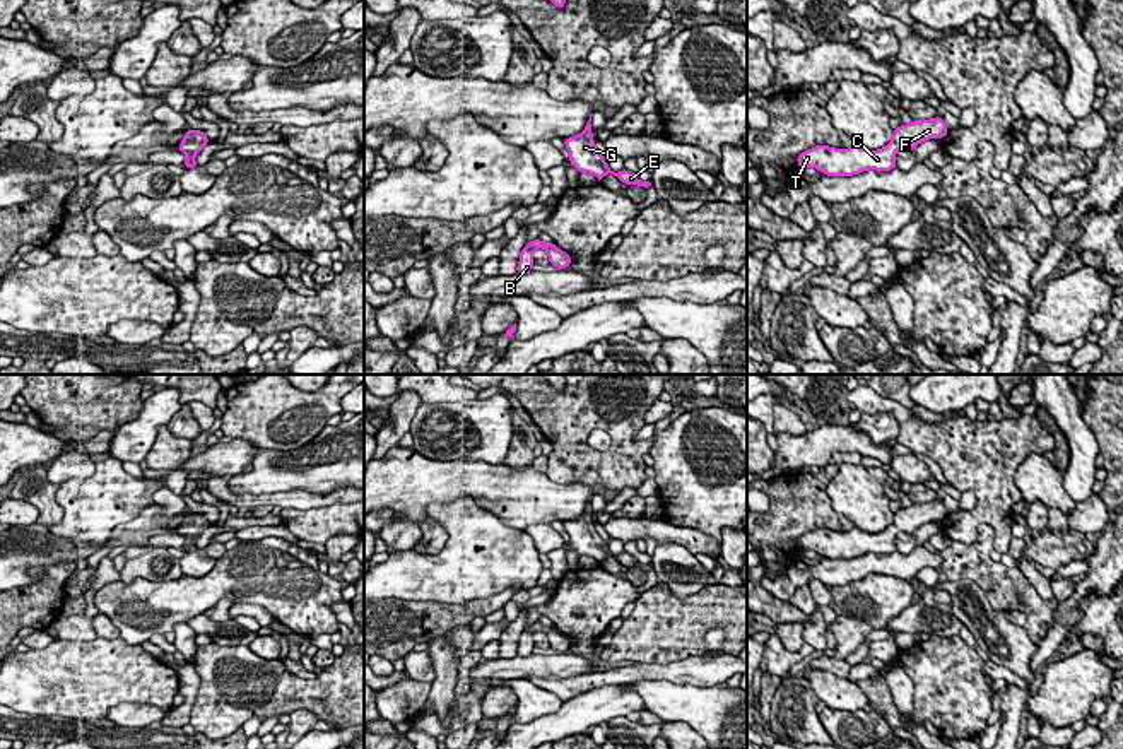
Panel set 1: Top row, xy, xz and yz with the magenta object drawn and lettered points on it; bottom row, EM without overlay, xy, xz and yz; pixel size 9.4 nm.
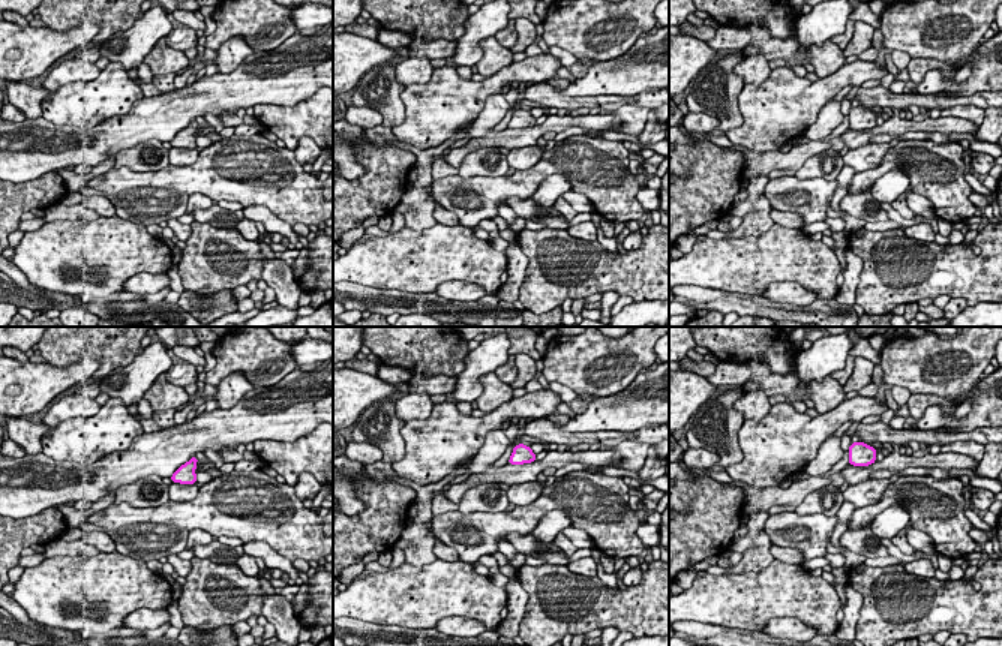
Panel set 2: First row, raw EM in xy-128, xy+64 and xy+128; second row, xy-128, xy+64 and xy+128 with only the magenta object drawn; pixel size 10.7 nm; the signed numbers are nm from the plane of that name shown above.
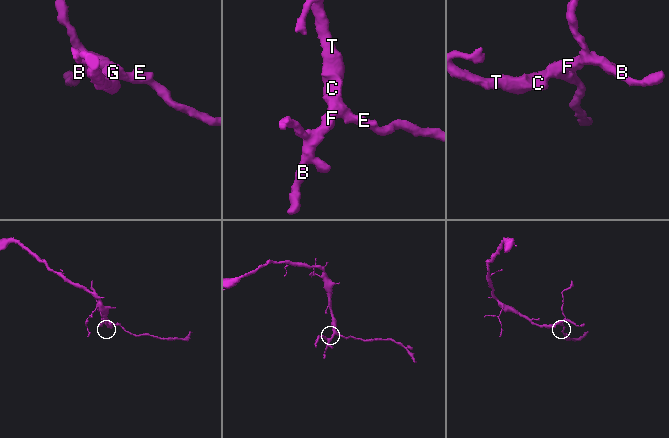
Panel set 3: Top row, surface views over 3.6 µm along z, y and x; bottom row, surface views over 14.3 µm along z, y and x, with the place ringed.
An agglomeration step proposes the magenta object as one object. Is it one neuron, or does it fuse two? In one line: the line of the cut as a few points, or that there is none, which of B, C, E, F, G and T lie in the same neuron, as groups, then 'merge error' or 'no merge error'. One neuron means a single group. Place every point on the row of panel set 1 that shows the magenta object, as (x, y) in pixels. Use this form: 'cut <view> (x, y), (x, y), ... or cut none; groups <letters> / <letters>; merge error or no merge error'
cut none; groups B C E F G T; no merge error

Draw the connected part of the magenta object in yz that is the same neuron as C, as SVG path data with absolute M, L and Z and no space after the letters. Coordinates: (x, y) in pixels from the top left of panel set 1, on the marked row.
M944 118L914 120L899 125L892 140L879 150L868 150L853 144L850 149L815 145L797 157L798 168L812 166L827 176L853 176L868 169L891 171L896 168L896 152L911 150L930 139L944 139L949 133Z

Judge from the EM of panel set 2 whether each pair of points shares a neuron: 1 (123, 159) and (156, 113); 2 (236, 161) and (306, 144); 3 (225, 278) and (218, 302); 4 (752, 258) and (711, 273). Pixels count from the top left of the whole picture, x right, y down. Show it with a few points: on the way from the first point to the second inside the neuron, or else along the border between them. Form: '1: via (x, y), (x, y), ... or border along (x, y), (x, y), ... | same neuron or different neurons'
1: border along (162, 141), (144, 140), (123, 147), (114, 156) | different neurons
2: border along (293, 152), (302, 165) | different neurons
3: border along (231, 290), (209, 294), (191, 293) | different neurons
4: via (741, 264), (722, 264) | same neuron

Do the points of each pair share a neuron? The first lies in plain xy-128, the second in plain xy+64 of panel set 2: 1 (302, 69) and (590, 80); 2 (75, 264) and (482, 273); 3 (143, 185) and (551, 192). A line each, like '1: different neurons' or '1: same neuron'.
1: same neuron
2: same neuron
3: different neurons

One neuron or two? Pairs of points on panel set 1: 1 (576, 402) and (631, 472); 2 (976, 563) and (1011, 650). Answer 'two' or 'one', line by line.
1: one
2: two

